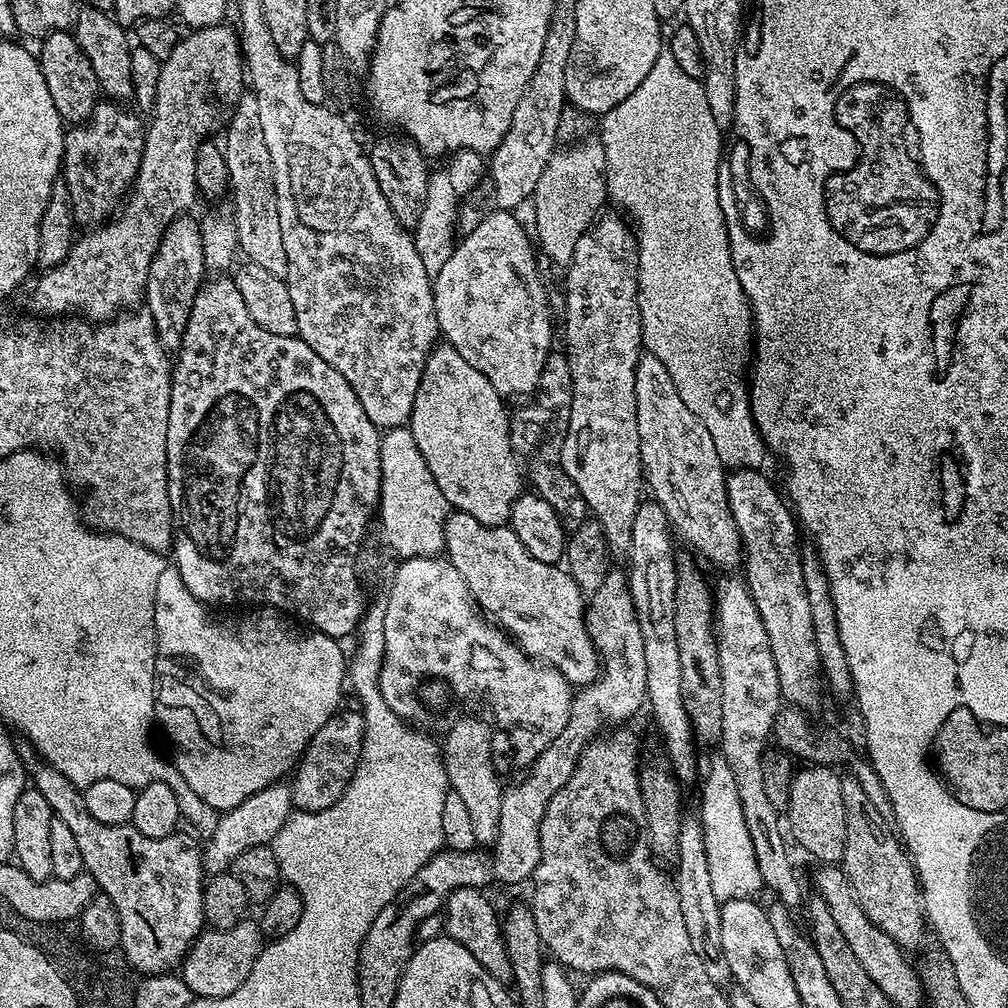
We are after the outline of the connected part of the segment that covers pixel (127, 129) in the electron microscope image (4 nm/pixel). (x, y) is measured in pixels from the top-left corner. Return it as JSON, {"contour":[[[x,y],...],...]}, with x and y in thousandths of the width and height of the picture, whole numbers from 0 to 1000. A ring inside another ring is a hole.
{"contour":[[[119,101],[96,102],[95,108],[87,114],[87,118],[82,123],[68,126],[64,130],[62,177],[65,181],[71,215],[75,217],[76,223],[95,224],[106,219],[122,203],[139,171],[145,127],[141,119],[139,123],[140,116],[134,110],[126,111],[123,107],[126,106]]]}

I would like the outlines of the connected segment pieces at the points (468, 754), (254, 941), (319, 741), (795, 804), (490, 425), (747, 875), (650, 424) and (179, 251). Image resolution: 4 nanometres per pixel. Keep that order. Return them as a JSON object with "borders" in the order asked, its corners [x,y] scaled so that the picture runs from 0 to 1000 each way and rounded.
{"borders":[[[[456,714],[445,724],[444,731],[438,734],[438,753],[444,769],[444,781],[454,788],[454,792],[458,792],[466,808],[466,816],[470,819],[470,831],[476,839],[491,838],[500,791],[496,782],[497,771],[488,759],[488,728],[489,723],[484,722],[480,714]]],[[[249,911],[237,913],[227,921],[203,923],[183,947],[182,972],[194,990],[220,990],[224,986],[232,986],[232,982],[244,974],[248,962],[252,962],[252,954],[258,949],[258,941],[263,937],[257,916]]],[[[335,704],[312,728],[306,743],[298,751],[292,762],[294,775],[289,775],[291,803],[300,806],[314,806],[335,796],[348,776],[353,761],[357,758],[357,750],[361,746],[361,711],[356,705],[341,706]]],[[[798,760],[786,771],[783,796],[780,803],[780,821],[786,829],[814,858],[825,859],[836,854],[839,839],[839,807],[835,805],[835,780],[833,770],[821,762]]],[[[437,339],[425,352],[407,418],[411,438],[415,438],[415,446],[419,446],[419,454],[423,454],[423,462],[427,462],[427,470],[431,470],[431,478],[435,478],[435,486],[438,486],[445,501],[466,510],[466,514],[474,514],[474,518],[493,522],[505,519],[508,499],[518,490],[518,461],[508,444],[506,409],[500,401],[501,394],[492,390],[483,375],[474,371],[454,347]]],[[[707,749],[706,766],[702,775],[698,778],[698,787],[694,790],[694,803],[692,809],[694,817],[698,820],[698,835],[700,837],[700,859],[704,861],[704,875],[708,877],[708,887],[715,895],[728,892],[740,892],[749,890],[753,881],[759,880],[758,872],[754,870],[754,864],[747,849],[747,839],[744,835],[744,825],[740,823],[740,813],[736,808],[736,796],[732,792],[732,784],[728,780],[728,768],[718,759],[717,750]]],[[[646,351],[636,352],[629,371],[629,391],[633,399],[633,431],[635,432],[635,463],[638,475],[647,483],[652,500],[659,502],[660,508],[666,510],[665,520],[672,529],[676,528],[700,555],[718,565],[726,565],[736,556],[736,541],[732,522],[728,518],[728,510],[722,497],[722,478],[720,465],[712,454],[712,446],[708,442],[708,435],[704,435],[704,427],[696,423],[696,419],[677,395],[673,395],[673,387],[669,383],[669,375],[665,375],[665,367],[657,363],[657,359]]],[[[180,212],[164,226],[155,254],[149,260],[147,284],[141,295],[146,310],[153,315],[159,341],[164,347],[178,346],[194,289],[204,276],[198,223],[188,215]]]]}

